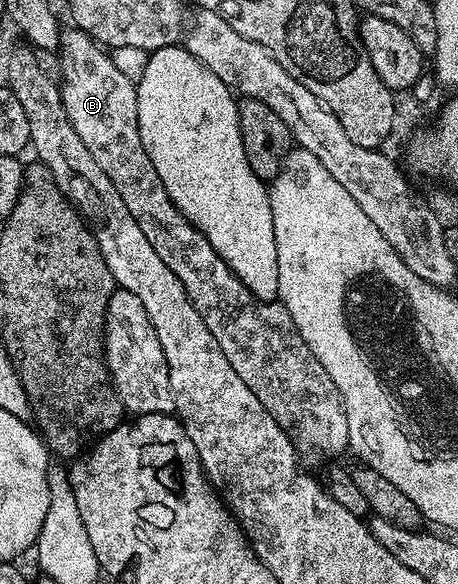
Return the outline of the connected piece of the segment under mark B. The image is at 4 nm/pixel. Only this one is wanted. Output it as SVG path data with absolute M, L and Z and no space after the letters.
M63 28L60 56L62 102L76 135L84 139L92 159L100 163L104 175L112 179L112 187L120 191L124 207L132 211L132 219L140 223L140 231L144 231L156 255L180 279L192 307L200 311L204 327L212 331L224 359L232 363L232 371L248 383L248 391L264 403L268 415L290 434L295 446L318 457L338 457L347 452L350 440L340 391L336 391L336 383L328 379L316 355L308 351L308 343L296 331L292 315L281 301L261 301L252 295L164 191L164 183L160 183L160 175L156 175L156 167L152 167L152 159L140 143L135 82L117 70L109 52L83 29Z

